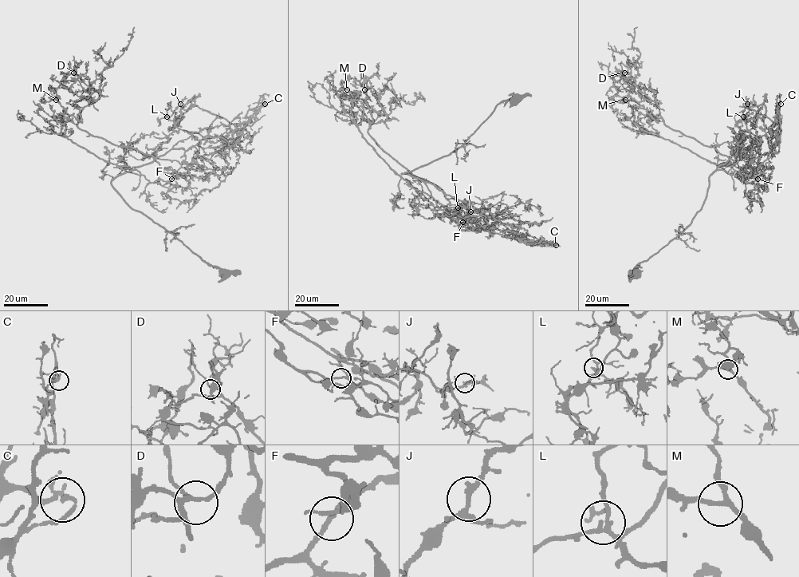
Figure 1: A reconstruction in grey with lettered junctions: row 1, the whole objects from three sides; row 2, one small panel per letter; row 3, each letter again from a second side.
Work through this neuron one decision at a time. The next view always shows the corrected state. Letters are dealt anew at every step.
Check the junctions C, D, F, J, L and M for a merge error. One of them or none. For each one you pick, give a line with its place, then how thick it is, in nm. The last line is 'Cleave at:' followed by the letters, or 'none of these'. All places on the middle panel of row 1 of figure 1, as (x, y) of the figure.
C: at (556, 245); 150 nm thick
Cleave at: C

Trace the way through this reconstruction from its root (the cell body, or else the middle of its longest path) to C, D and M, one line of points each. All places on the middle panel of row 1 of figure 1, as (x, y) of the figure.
C: (513, 99), (501, 101), (449, 154), (402, 173), (469, 202), (518, 235), (556, 245)
D: (513, 99), (501, 101), (449, 154), (402, 173), (444, 193), (369, 135), (369, 126), (387, 114), (364, 89)
M: (513, 99), (501, 101), (449, 154), (402, 173), (444, 193), (376, 144), (368, 132), (368, 118), (347, 89)

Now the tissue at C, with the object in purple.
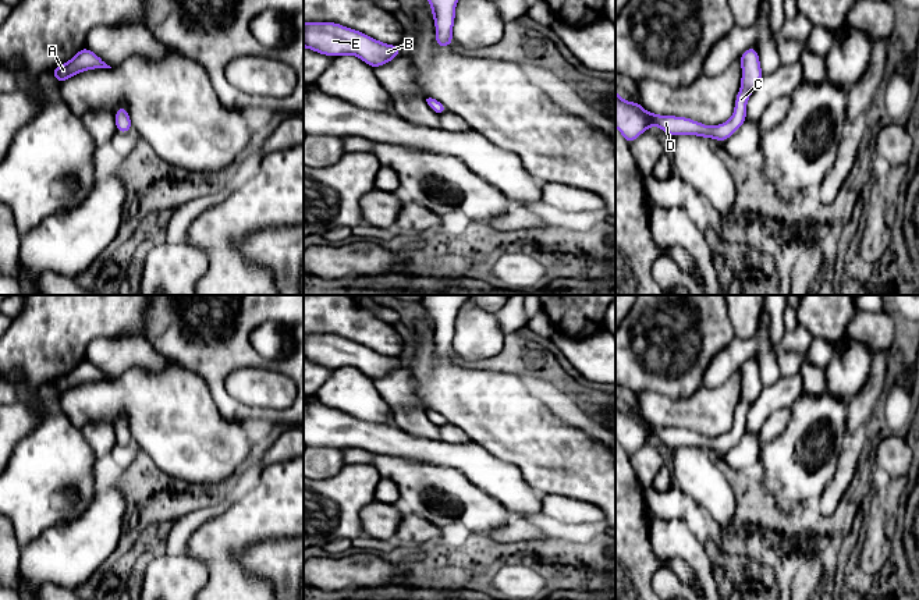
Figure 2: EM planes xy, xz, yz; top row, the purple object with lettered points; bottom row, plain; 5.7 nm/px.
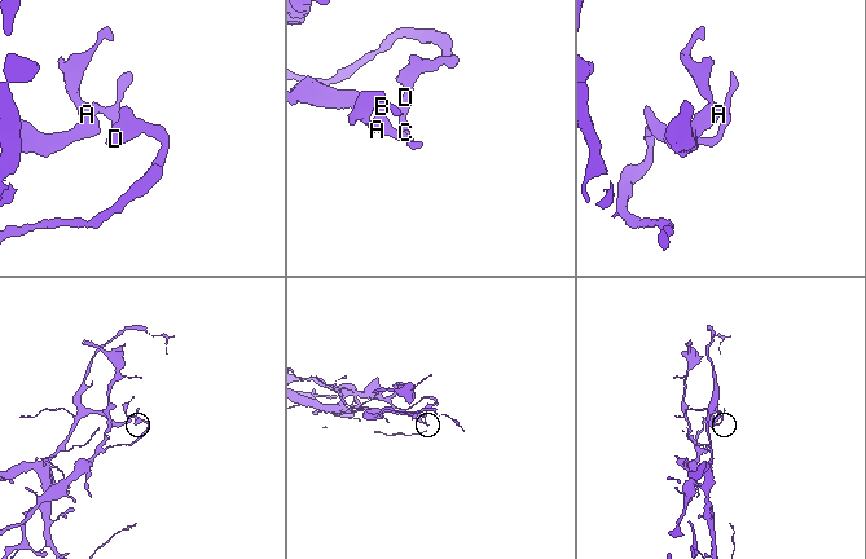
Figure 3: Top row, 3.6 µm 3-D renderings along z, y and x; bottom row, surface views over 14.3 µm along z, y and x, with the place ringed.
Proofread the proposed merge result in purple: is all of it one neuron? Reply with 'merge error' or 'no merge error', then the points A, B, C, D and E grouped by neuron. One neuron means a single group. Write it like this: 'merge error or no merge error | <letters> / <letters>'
merge error | A B C E / D

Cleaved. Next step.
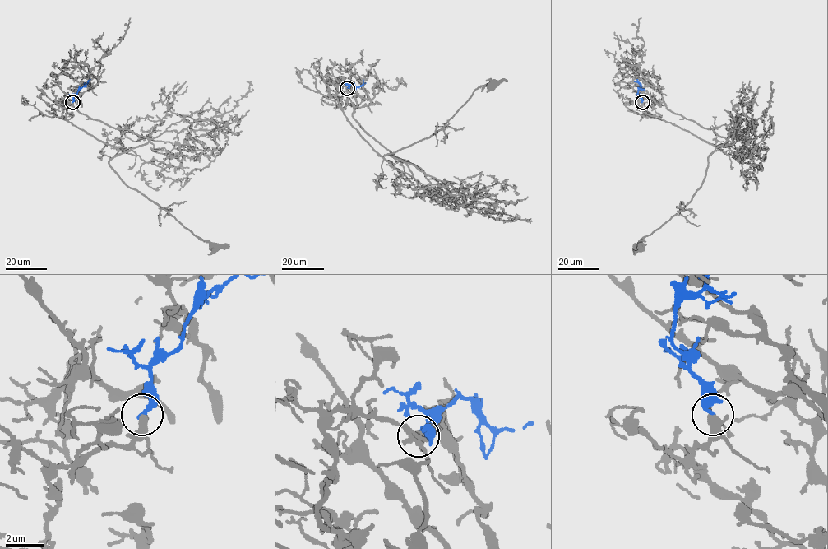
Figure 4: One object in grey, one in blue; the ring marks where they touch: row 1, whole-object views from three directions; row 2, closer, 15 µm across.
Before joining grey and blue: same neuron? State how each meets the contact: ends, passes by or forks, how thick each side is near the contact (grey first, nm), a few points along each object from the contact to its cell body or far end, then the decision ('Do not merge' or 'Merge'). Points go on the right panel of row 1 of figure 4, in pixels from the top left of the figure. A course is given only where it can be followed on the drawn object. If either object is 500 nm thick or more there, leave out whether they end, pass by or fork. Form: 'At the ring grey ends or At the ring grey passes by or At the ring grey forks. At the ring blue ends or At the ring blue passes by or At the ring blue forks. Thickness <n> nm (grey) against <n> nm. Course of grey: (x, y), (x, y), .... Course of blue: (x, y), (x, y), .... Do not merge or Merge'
At the ring grey ends. At the ring blue ends. Thickness 460 nm (grey) against 240 nm. Course of grey: (642, 102), (649, 115), (728, 155), (715, 151), (708, 157), (705, 176), (691, 199), (639, 245). Course of blue: (642, 102), (638, 94), (641, 86), (636, 79). Do not merge

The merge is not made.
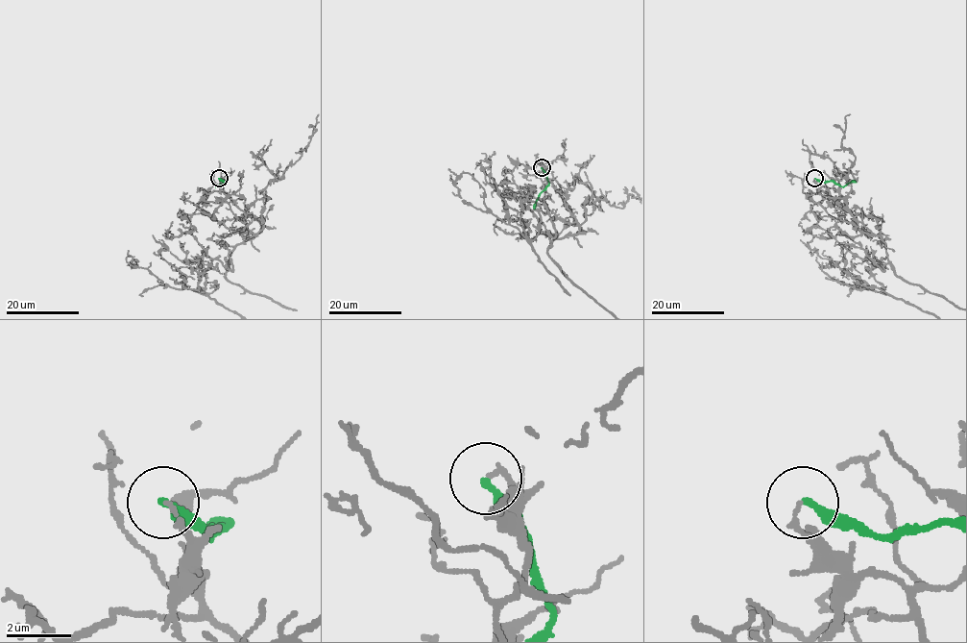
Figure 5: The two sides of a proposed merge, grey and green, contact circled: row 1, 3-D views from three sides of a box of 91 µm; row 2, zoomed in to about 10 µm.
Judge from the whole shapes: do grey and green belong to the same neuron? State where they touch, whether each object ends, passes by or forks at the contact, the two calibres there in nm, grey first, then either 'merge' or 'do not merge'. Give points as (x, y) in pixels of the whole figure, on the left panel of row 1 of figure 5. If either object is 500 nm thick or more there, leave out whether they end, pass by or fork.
(219, 178) | grey ends | green ends | 150/260 nm | do not merge

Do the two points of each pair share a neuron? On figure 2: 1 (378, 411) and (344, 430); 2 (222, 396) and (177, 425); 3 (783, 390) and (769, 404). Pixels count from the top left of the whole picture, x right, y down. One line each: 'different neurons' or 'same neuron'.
1: different neurons
2: different neurons
3: same neuron

